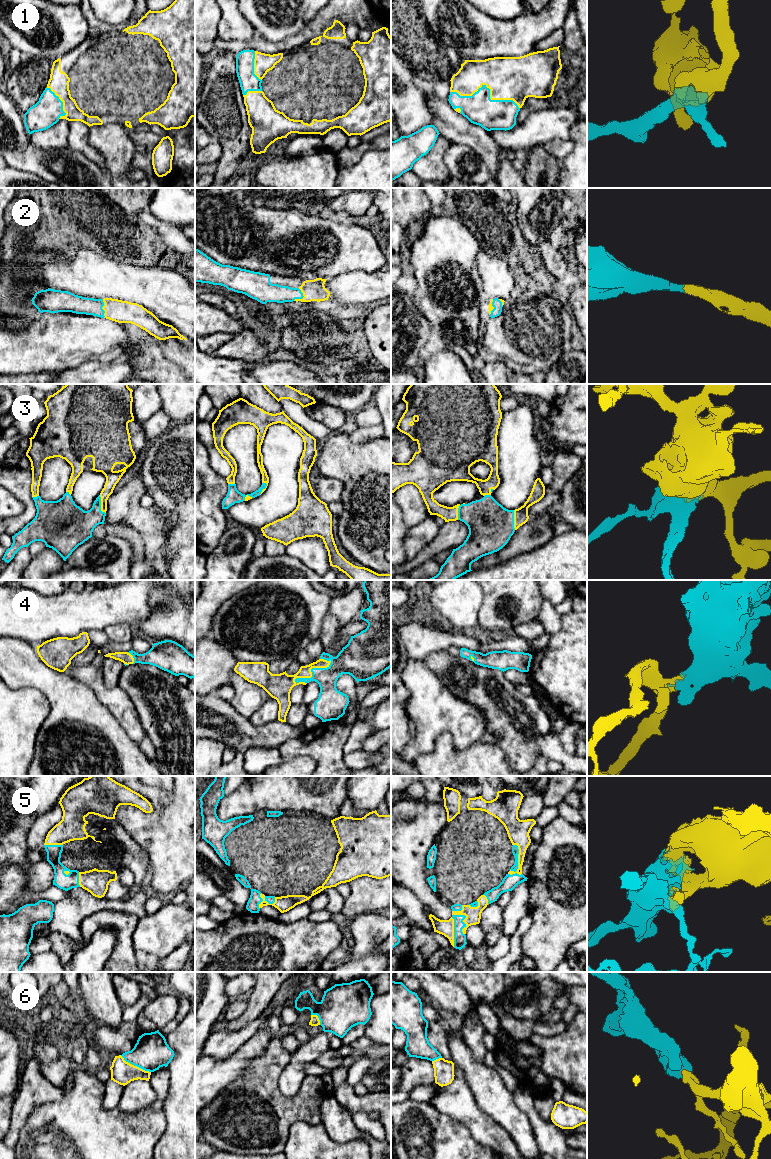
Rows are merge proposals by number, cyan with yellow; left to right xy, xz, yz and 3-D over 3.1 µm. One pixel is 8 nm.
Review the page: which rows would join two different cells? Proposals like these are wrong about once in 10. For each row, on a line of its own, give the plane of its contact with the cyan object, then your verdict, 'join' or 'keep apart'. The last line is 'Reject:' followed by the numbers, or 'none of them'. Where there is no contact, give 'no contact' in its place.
1: yz | join
2: xz | join
3: xy | join
4: xz | join
5: yz | join
6: xy | keep apart
Reject: 6

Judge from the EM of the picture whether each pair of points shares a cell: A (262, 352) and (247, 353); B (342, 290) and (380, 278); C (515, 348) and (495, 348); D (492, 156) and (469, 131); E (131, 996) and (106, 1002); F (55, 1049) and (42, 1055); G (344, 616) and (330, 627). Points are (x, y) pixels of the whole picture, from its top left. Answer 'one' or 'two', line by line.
A: one
B: one
C: one
D: one
E: two
F: one
G: two

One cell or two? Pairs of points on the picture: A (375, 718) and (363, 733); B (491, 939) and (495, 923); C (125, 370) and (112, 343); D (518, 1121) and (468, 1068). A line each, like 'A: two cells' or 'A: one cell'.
A: two cells
B: one cell
C: two cells
D: one cell

